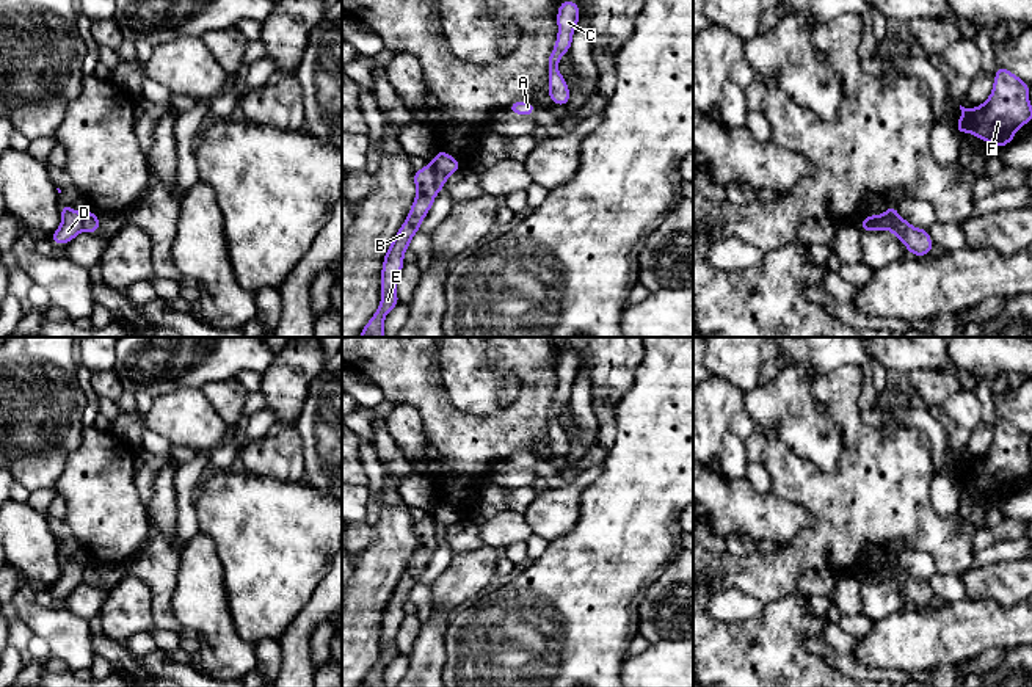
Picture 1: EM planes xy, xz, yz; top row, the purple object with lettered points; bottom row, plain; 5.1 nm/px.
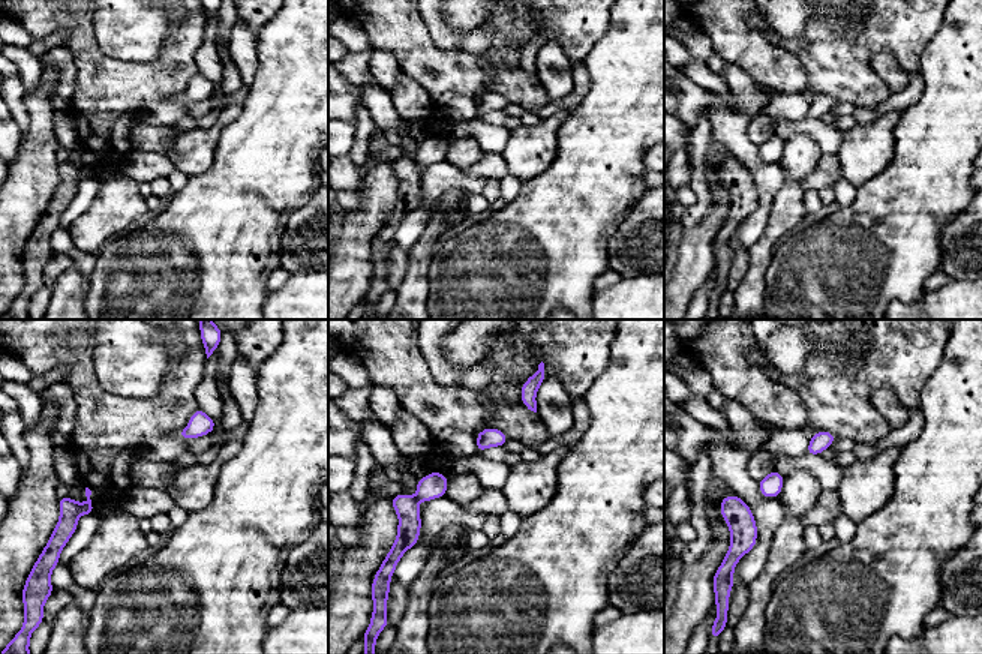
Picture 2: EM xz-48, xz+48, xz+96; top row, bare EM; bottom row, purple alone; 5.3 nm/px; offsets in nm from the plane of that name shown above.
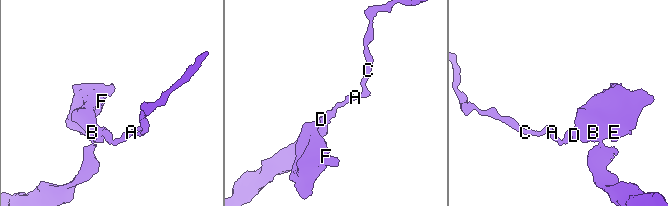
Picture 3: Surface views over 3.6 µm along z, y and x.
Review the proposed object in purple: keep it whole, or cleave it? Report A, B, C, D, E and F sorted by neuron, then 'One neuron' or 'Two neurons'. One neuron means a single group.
Groups: A C / B D E F. Two neurons

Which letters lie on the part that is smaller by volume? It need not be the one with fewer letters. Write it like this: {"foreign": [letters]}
{"foreign": ["B", "D", "E", "F"]}

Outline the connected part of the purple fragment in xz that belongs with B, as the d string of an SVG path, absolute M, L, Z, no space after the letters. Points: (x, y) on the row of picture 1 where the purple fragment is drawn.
M430 163L419 171L414 171L412 180L417 188L417 194L406 220L400 226L389 249L384 254L381 267L380 306L372 318L365 323L364 329L359 333L359 337L386 337L383 328L384 318L397 304L400 304L397 296L397 282L405 267L403 254L409 249L411 238L419 232L419 227L423 218L428 215L439 191L436 185L436 176Z

